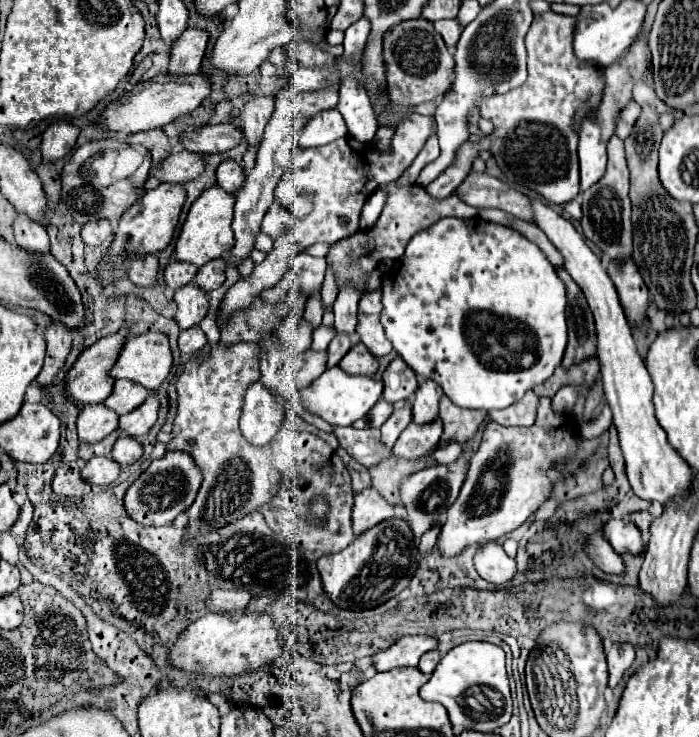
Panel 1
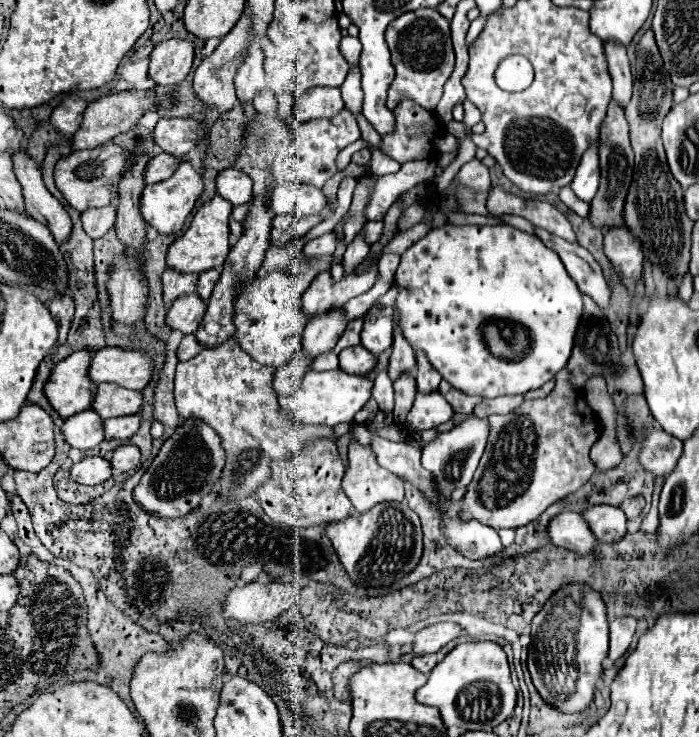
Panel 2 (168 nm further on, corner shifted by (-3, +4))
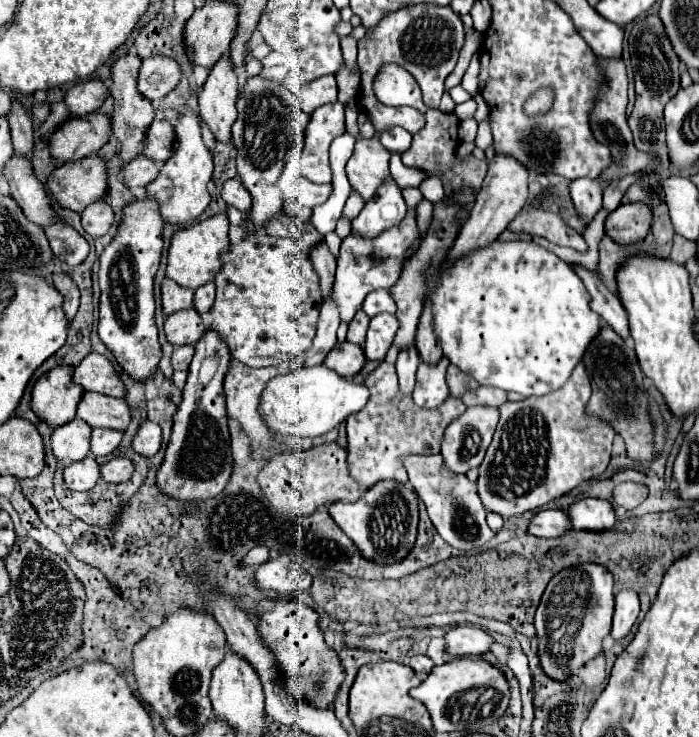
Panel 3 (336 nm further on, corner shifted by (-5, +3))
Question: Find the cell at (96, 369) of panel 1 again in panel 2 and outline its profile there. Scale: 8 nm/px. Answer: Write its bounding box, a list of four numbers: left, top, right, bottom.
[45,352,95,418]

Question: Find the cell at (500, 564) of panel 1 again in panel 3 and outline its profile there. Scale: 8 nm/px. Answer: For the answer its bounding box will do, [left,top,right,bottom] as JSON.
[401,455,495,553]

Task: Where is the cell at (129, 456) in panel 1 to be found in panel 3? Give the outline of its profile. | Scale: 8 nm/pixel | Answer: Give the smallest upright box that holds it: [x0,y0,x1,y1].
[101,457,135,483]

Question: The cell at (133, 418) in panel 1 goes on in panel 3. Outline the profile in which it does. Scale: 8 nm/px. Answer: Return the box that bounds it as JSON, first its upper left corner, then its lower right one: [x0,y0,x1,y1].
[91,429,123,457]

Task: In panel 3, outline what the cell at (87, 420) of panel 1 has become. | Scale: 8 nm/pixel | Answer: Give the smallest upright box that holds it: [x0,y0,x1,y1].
[51,419,91,461]

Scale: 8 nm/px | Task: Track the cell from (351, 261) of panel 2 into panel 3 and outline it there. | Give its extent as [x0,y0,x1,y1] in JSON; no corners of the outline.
[351,177,405,239]

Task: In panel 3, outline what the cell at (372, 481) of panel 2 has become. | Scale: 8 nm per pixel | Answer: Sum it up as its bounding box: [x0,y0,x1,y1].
[347,363,467,491]

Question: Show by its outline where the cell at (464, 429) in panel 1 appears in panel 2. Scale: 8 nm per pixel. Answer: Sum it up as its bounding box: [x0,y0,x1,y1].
[439,380,481,414]

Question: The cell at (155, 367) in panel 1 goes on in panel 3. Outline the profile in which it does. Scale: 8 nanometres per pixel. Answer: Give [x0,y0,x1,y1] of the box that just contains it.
[73,353,127,397]

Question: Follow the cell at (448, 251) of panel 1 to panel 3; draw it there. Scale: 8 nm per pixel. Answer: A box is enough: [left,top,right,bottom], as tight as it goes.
[427,239,601,397]

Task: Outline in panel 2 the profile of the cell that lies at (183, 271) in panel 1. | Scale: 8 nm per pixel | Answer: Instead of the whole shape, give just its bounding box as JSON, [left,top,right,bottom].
[163,268,197,306]

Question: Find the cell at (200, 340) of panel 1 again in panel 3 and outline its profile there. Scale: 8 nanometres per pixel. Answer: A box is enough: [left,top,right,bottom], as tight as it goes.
[171,345,193,369]

